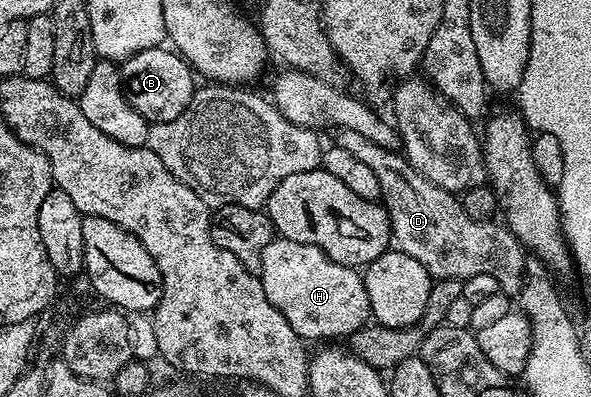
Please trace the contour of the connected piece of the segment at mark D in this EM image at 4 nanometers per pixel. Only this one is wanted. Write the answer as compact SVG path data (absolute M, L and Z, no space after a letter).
M341 128L336 134L335 146L345 149L374 170L380 201L388 214L391 238L397 250L421 262L435 280L466 280L485 273L498 280L501 294L519 296L524 287L525 261L528 257L507 226L496 221L478 222L468 217L461 200L453 192L422 177L403 154L375 145L354 130Z

